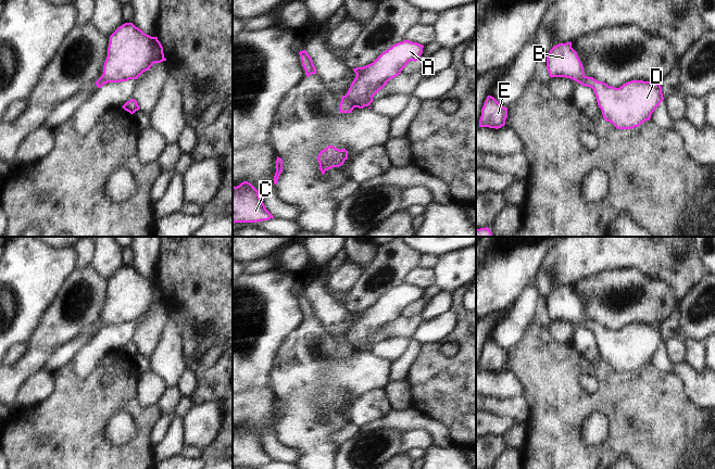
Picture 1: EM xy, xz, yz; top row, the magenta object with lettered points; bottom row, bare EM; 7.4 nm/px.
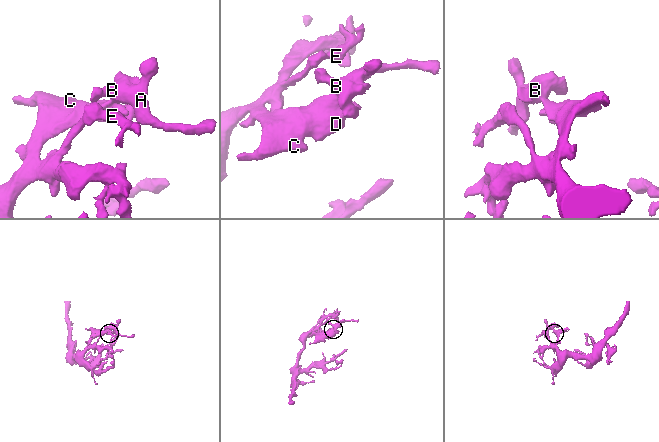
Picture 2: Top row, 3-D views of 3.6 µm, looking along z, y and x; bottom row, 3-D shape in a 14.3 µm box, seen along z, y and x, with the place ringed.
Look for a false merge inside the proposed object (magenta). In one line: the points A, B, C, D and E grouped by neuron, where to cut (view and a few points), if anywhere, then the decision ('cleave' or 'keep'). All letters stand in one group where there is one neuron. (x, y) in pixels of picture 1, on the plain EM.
A B / C D E; cut in xz along (346, 338), (355, 350); cleave

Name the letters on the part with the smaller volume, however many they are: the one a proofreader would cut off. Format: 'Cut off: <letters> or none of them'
Cut off: A, B

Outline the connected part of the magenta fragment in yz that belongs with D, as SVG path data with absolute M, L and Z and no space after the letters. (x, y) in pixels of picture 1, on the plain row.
M584 319L579 327L593 332L603 362L617 372L632 372L645 364L664 343L661 327L631 324L619 331Z

